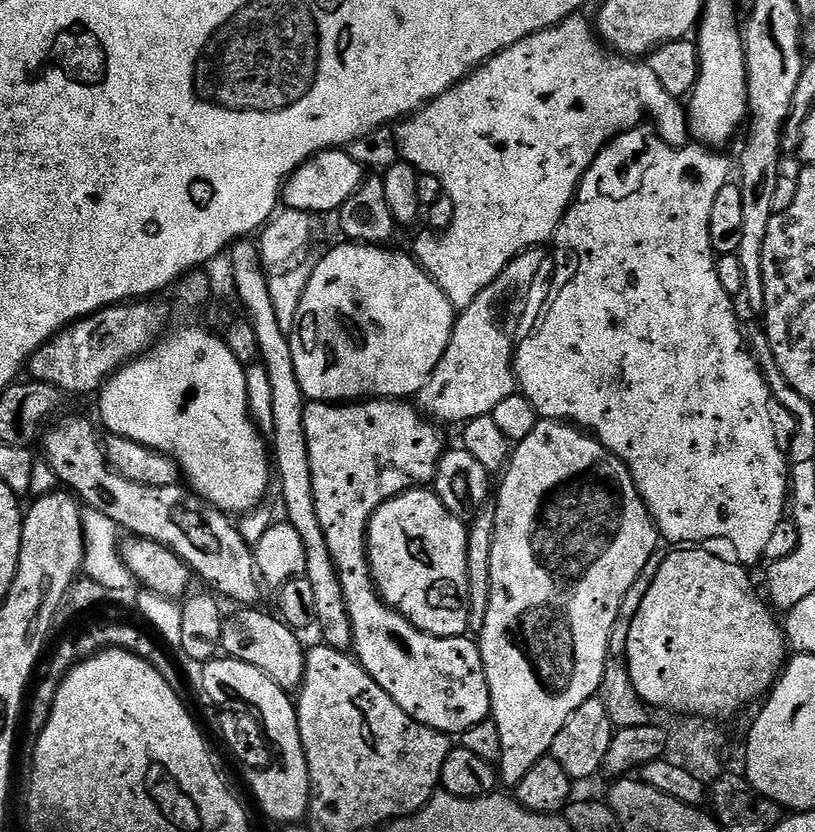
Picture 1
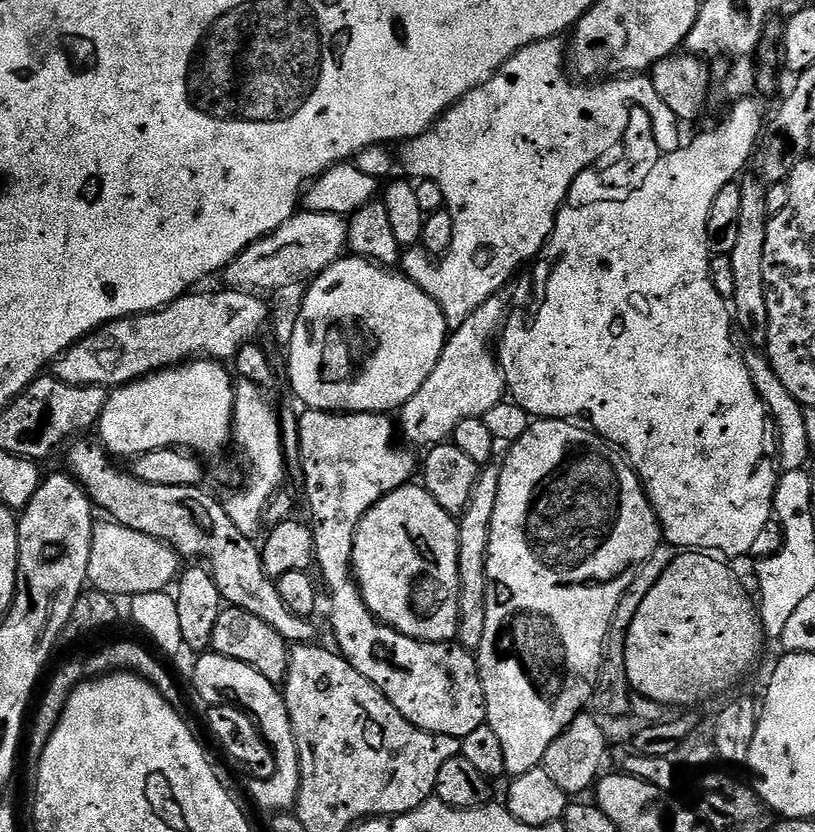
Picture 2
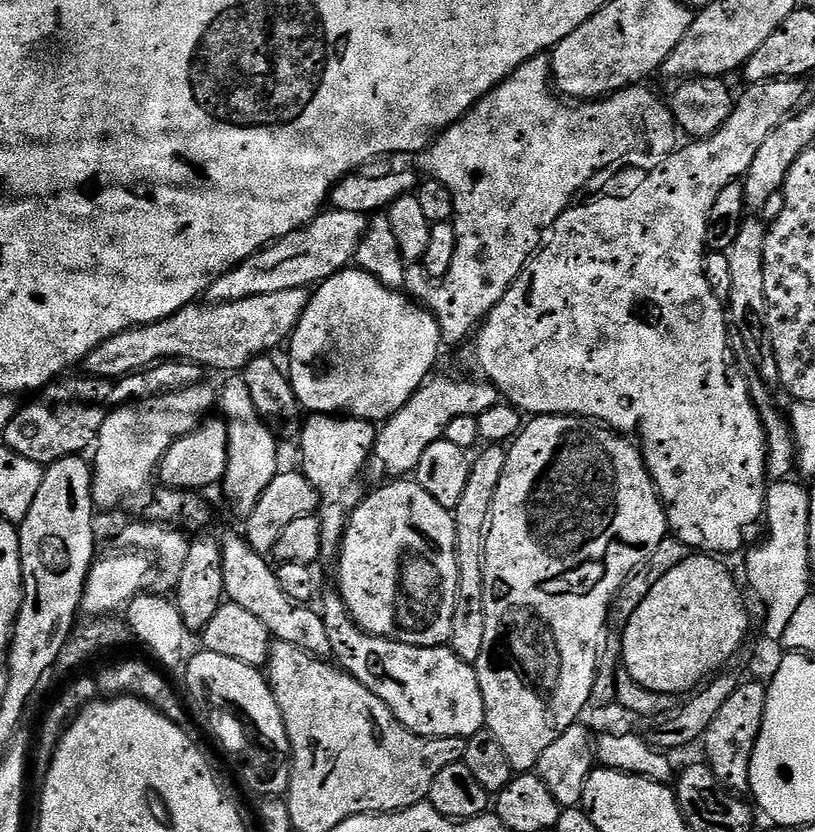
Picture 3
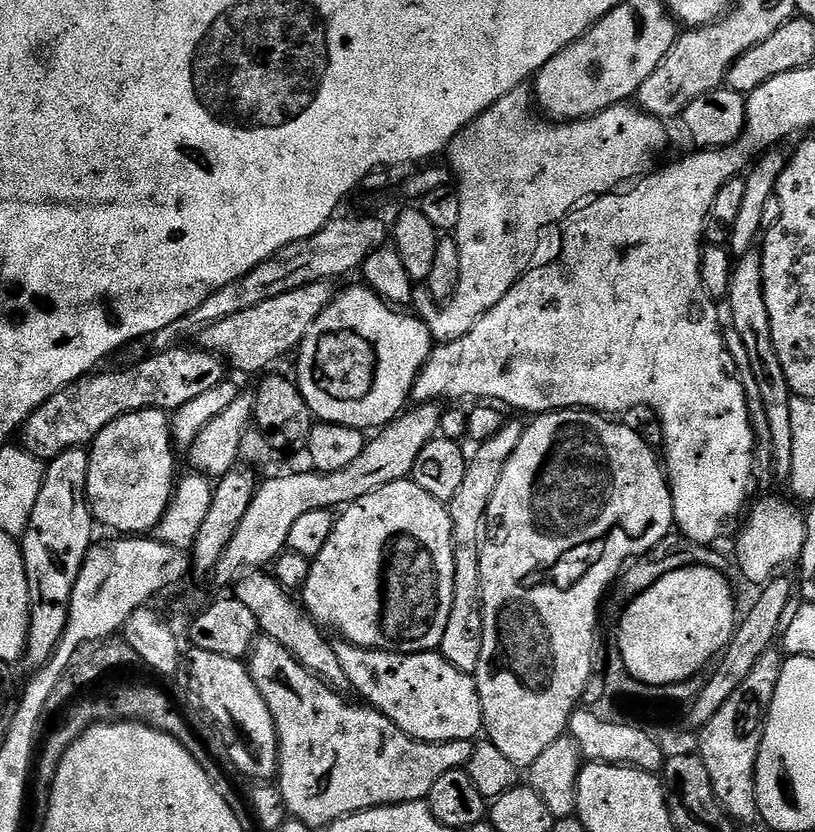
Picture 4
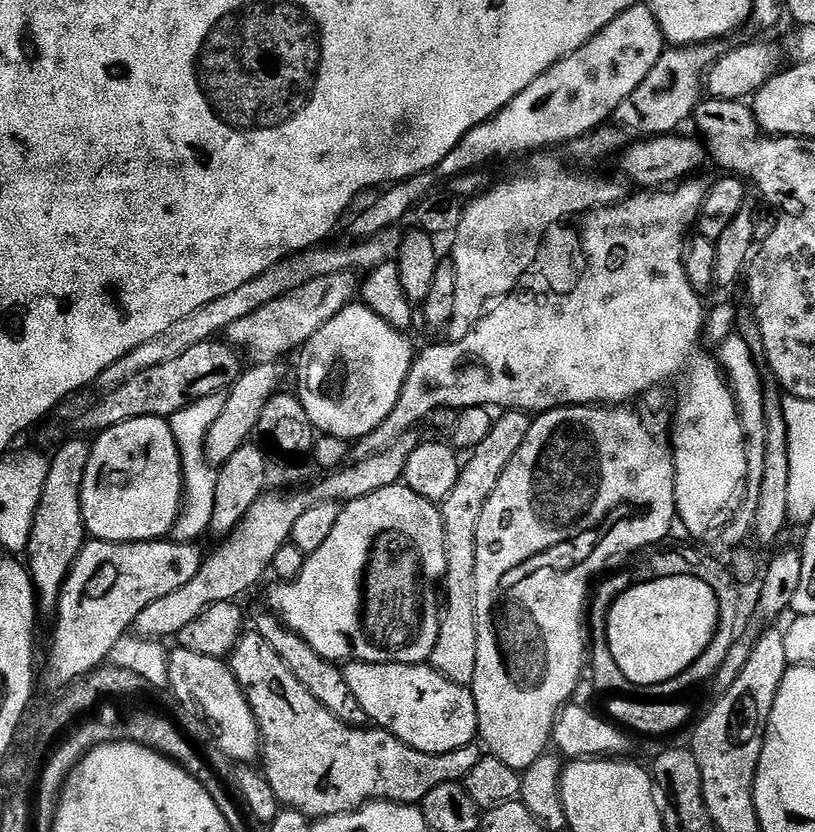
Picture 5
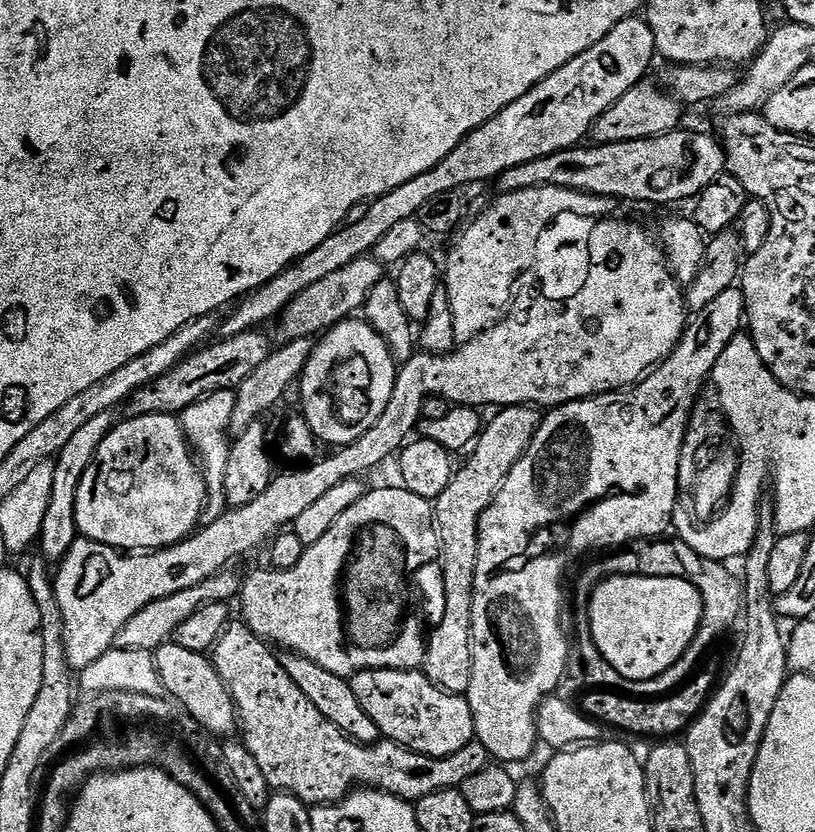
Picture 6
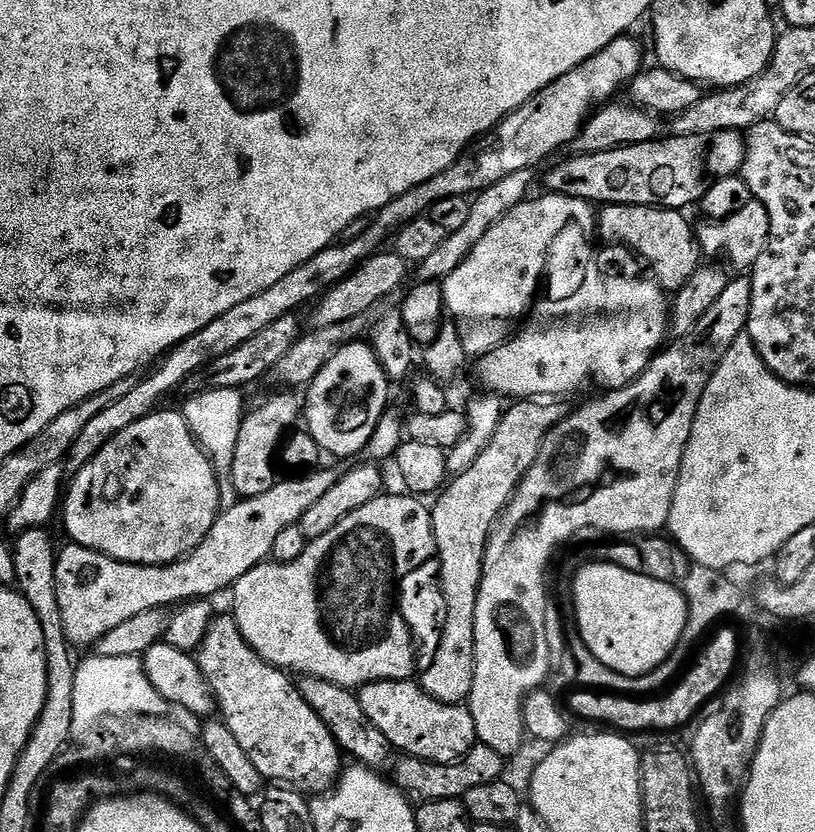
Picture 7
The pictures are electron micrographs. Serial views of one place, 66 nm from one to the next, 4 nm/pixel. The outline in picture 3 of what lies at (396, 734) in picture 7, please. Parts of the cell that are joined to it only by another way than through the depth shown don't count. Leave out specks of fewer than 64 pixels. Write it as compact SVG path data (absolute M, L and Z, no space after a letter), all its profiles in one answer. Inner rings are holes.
M332 590L332 593L325 598L322 615L326 634L330 637L330 650L335 663L354 678L358 678L362 686L378 694L378 698L382 698L382 702L390 706L394 718L398 718L398 722L402 722L406 730L430 738L462 738L463 740L485 731L482 686L478 682L478 674L475 667L462 662L462 658L458 658L458 654L454 654L451 647L419 648L387 636L371 636L356 625L354 618L348 613L346 602L336 590Z

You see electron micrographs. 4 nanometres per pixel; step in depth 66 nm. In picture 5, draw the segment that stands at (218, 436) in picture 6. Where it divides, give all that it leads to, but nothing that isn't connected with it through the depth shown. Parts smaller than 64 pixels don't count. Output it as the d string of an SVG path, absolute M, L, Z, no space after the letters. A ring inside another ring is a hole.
M225 393L210 394L210 398L198 398L186 410L178 410L170 418L172 425L171 443L180 451L180 468L184 471L184 500L188 505L180 512L176 525L172 528L172 538L180 543L197 543L198 538L208 536L214 518L214 494L218 491L217 469L208 462L204 447L210 434L210 428L224 412Z

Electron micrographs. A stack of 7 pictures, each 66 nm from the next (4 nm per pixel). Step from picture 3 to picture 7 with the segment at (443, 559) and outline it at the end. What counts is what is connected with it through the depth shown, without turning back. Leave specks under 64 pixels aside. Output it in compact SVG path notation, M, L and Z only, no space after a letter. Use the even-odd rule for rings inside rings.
M381 494L366 506L361 506L354 510L354 514L346 514L334 530L329 530L327 534L322 534L322 538L309 540L302 558L294 558L294 562L289 564L278 564L275 562L265 562L259 564L254 570L250 570L231 589L232 608L231 615L236 617L236 625L242 634L242 638L260 655L268 664L281 669L289 674L303 674L313 676L326 682L334 682L343 688L359 690L366 684L373 684L379 680L411 680L417 675L415 650L412 643L411 630L403 622L384 624L384 600L394 600L394 594L388 591L388 576L392 576L392 556L412 556L412 564L422 566L424 562L436 556L436 539L434 538L434 526L432 525L432 513L429 505L423 499L412 494L404 496L388 496Z

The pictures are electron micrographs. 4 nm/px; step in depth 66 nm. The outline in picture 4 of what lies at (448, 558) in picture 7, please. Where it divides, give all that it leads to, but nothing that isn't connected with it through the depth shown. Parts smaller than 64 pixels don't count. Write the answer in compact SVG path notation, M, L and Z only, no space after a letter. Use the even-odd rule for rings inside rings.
M510 419L488 441L475 445L476 453L468 456L466 478L462 478L462 487L447 505L452 519L452 545L454 546L454 598L450 610L450 622L446 622L446 634L438 649L441 656L462 672L475 673L478 658L482 658L482 634L484 633L484 614L482 611L482 566L480 565L480 548L484 545L486 521L490 498L502 479L502 470L510 454L514 454L518 442L522 442L525 425Z

